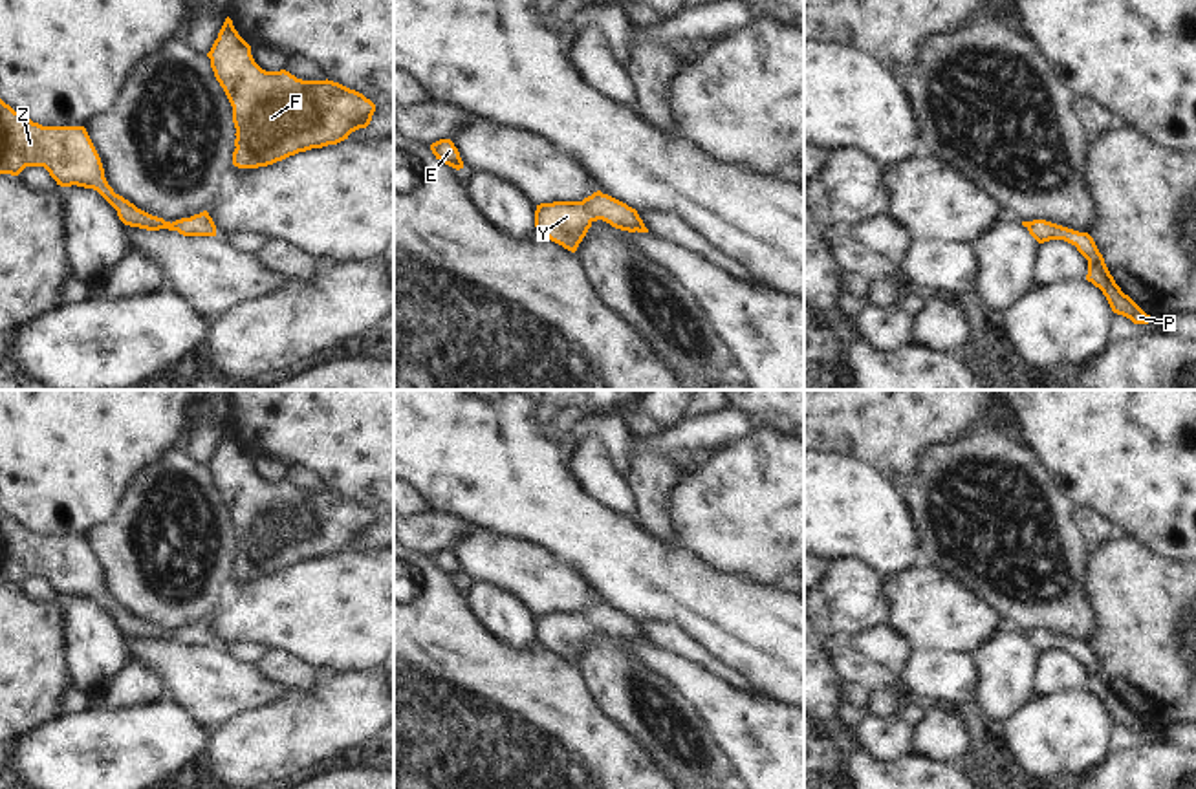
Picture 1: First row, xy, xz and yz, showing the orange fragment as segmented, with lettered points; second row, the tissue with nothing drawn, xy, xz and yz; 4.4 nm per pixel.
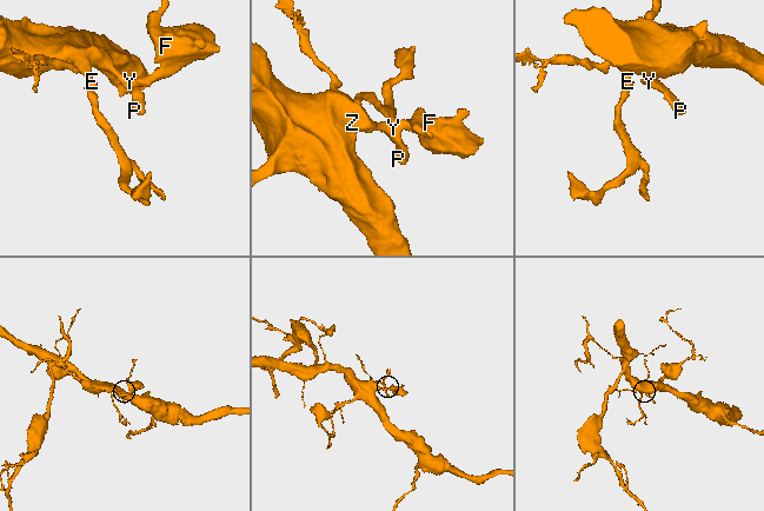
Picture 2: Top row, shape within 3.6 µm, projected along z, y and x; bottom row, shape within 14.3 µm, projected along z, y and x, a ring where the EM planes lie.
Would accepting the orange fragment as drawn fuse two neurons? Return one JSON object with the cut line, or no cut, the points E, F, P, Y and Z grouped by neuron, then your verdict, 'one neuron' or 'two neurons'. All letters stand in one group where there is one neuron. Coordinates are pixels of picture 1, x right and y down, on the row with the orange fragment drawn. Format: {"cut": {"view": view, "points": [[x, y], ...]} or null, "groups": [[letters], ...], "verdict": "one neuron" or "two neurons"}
{"cut": null, "groups": [["E", "F", "P", "Y", "Z"]], "verdict": "one neuron"}

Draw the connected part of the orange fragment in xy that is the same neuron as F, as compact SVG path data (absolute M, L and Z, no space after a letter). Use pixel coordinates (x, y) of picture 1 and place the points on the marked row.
M229 16L207 57L233 106L233 165L238 168L267 167L299 152L337 145L366 128L375 112L370 99L339 82L262 70Z

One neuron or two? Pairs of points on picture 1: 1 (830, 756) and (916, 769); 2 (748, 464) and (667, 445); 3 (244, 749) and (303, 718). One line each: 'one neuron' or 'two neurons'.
1: one neuron
2: two neurons
3: one neuron

